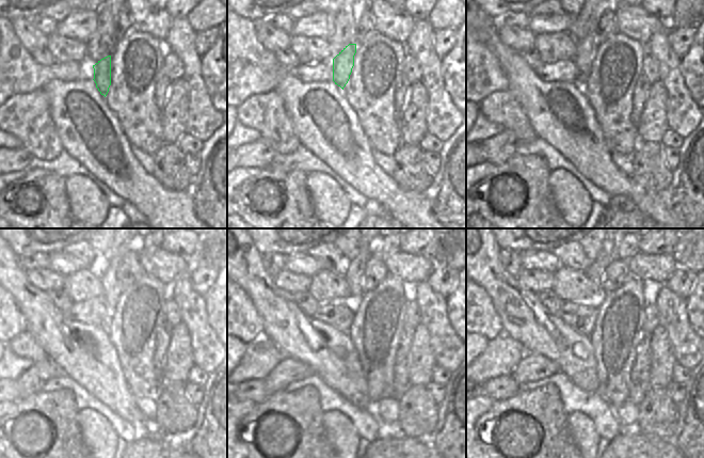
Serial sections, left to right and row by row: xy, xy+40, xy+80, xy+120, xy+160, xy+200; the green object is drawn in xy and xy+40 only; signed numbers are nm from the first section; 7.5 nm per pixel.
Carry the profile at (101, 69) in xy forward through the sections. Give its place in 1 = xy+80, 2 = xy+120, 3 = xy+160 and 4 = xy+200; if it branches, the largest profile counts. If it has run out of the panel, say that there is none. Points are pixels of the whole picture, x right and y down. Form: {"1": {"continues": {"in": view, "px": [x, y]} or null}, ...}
{"1": {"continues": {"in": "xy+80", "px": [586, 49]}}, "2": {"continues": {"in": "xy+120", "px": [111, 283]}}, "3": {"continues": {"in": "xy+160", "px": [353, 271]}}, "4": {"continues": {"in": "xy+200", "px": [594, 272]}}}

